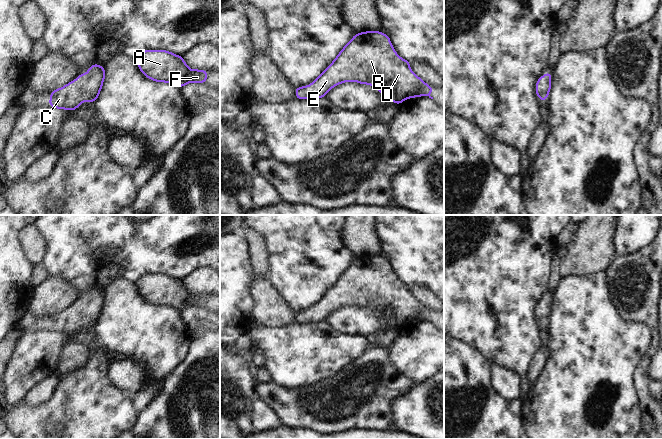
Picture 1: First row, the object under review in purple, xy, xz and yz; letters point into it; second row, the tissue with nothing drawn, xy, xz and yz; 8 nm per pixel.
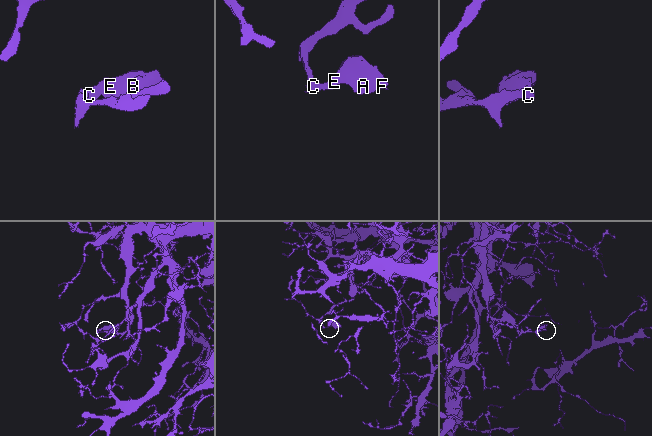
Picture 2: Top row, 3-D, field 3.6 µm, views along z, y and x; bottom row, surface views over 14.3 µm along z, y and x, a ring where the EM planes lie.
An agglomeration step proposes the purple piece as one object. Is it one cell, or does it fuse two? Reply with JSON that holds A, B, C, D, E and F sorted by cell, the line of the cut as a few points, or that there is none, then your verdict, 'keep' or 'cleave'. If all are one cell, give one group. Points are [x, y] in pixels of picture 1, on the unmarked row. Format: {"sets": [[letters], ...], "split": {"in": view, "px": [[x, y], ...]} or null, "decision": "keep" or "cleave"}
{"sets": [["A", "B", "C", "D", "E", "F"]], "split": null, "decision": "keep"}

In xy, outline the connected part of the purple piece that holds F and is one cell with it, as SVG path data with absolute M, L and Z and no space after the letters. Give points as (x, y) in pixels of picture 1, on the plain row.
M145 274L135 284L141 296L156 306L171 306L180 312L190 306L207 307L206 294L191 294L182 280L165 274Z

